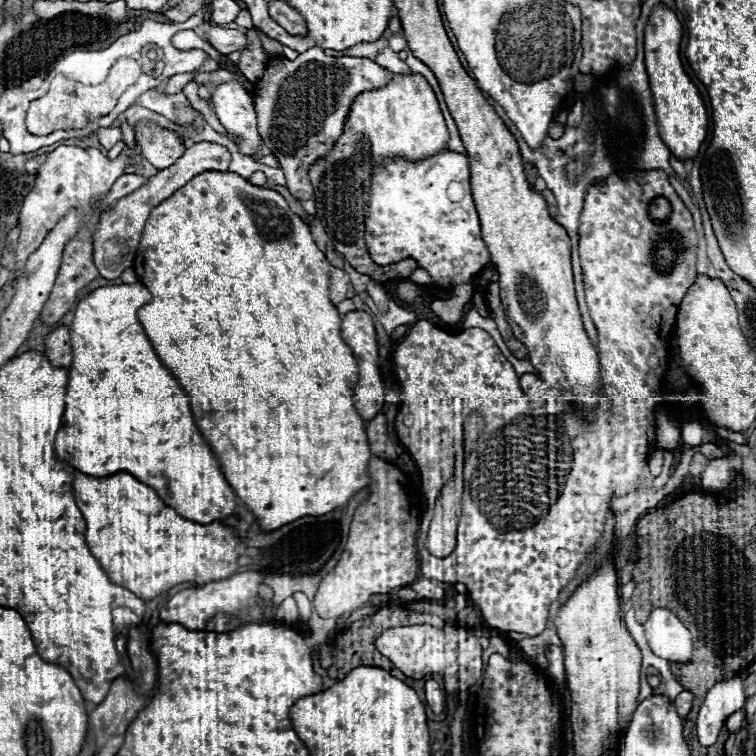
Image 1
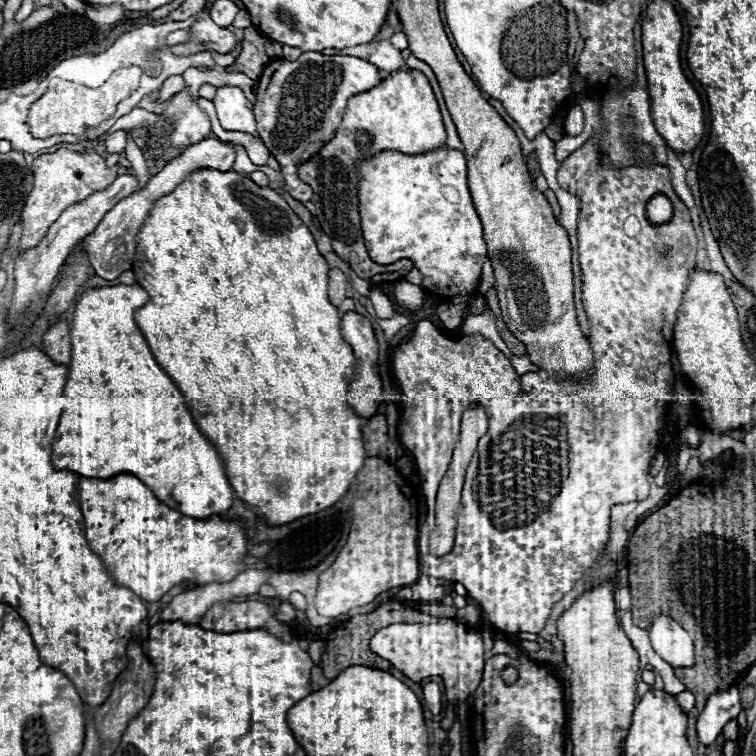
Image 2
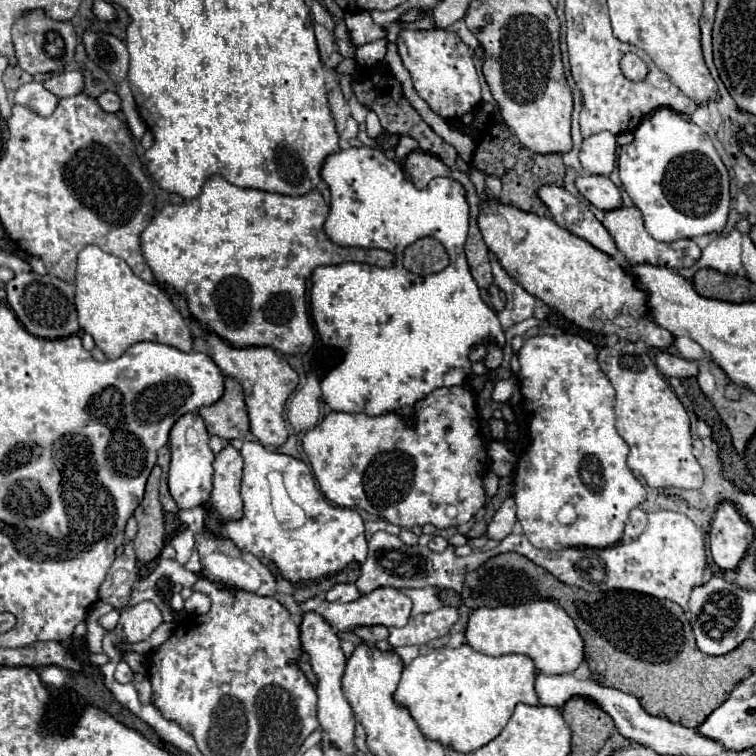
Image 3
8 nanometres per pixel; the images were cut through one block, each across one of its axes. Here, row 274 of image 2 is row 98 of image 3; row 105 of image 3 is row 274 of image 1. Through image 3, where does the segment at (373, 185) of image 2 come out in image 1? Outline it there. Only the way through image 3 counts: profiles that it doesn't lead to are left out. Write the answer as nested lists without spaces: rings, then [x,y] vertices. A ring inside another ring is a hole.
[[[442,150],[418,162],[404,158],[386,158],[374,166],[370,174],[370,196],[366,202],[366,248],[372,260],[380,266],[388,266],[406,258],[418,262],[430,274],[430,286],[454,290],[460,284],[472,284],[474,276],[490,260],[488,248],[480,236],[480,222],[470,194],[470,168],[464,154]]]

